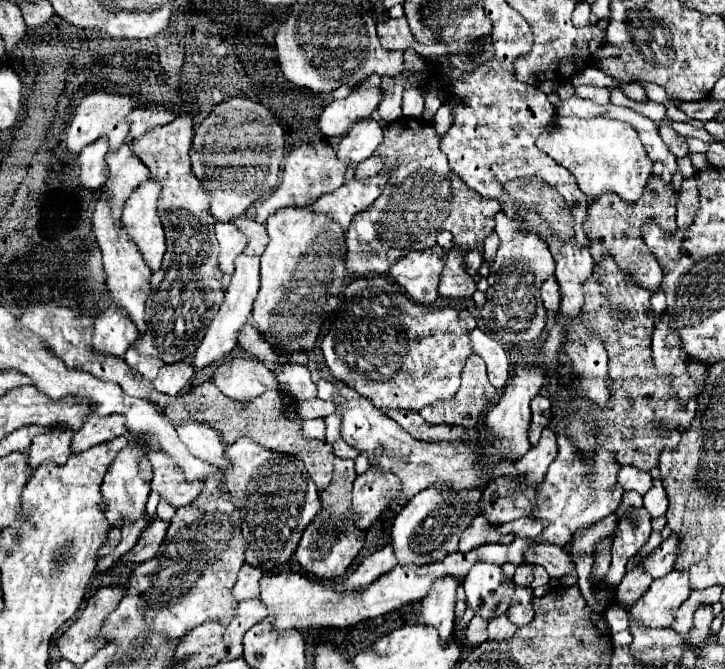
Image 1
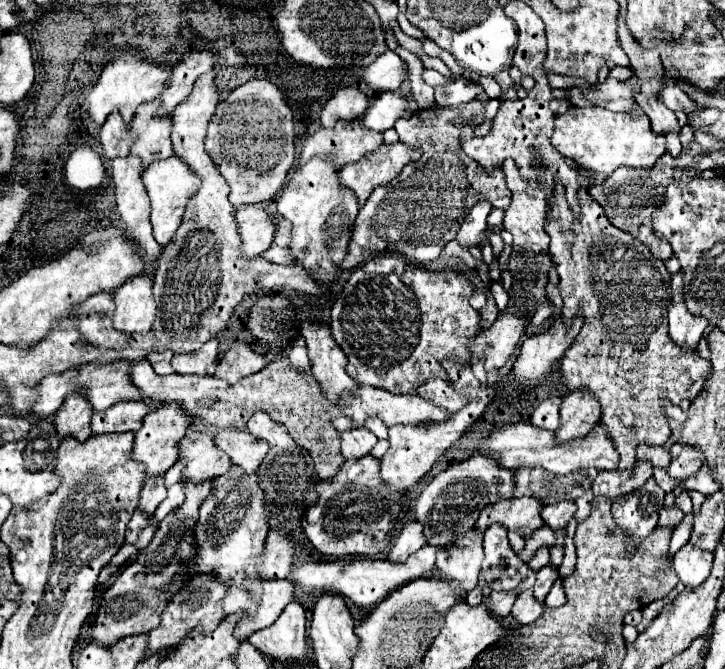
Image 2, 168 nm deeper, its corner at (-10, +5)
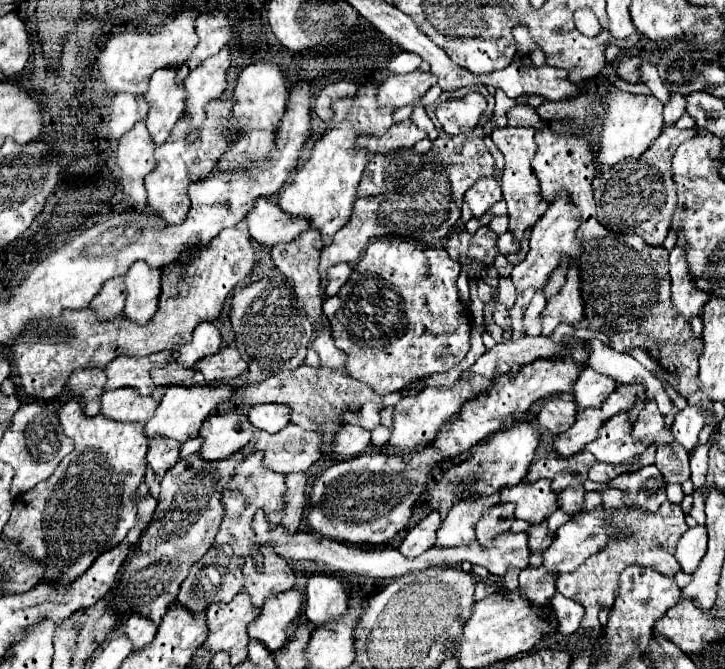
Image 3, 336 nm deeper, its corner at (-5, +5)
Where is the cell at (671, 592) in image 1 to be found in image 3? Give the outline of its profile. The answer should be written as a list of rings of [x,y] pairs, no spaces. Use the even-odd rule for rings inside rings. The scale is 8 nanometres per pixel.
[[[705,526],[689,528],[677,546],[677,560],[683,572],[693,574],[699,562],[703,560],[705,552],[707,552],[707,528]]]

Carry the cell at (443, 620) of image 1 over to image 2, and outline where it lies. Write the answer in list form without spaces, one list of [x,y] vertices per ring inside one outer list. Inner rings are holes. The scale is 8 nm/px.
[[[474,530],[468,532],[468,536],[456,540],[456,544],[440,548],[436,558],[436,570],[438,576],[452,580],[460,588],[460,592],[466,594],[478,584],[482,558],[482,534]]]

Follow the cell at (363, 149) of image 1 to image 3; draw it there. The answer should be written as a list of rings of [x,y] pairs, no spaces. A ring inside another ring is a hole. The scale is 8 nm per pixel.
[[[409,72],[401,76],[389,76],[379,88],[379,104],[383,106],[407,106],[417,102],[433,84],[437,84],[437,76],[431,72]]]

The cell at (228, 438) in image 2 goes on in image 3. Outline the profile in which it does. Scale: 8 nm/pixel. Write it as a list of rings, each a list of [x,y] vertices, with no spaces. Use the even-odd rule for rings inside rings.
[[[289,424],[277,434],[259,432],[253,446],[265,452],[263,464],[275,472],[289,474],[309,470],[321,458],[323,434],[319,430],[305,430]]]

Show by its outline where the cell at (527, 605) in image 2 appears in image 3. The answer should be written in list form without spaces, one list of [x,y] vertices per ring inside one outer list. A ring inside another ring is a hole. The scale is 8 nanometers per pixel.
[[[527,566],[519,574],[519,584],[521,584],[519,588],[529,598],[529,602],[533,606],[545,606],[545,604],[549,604],[549,600],[557,592],[555,580],[557,580],[557,574],[547,572],[547,568],[543,568],[543,566],[537,566],[537,568]]]

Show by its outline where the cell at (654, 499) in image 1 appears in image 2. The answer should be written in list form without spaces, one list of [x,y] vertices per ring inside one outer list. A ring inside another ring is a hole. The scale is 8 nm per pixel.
[[[674,444],[670,448],[672,454],[672,462],[668,466],[668,476],[684,482],[686,478],[694,476],[700,470],[700,452],[696,452],[696,448],[684,448],[680,444]]]

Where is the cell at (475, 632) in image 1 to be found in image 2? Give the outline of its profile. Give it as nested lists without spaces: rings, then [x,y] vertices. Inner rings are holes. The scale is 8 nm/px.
[[[492,592],[486,598],[486,606],[496,618],[506,618],[510,614],[510,608],[512,608],[516,596],[518,596],[516,592]]]

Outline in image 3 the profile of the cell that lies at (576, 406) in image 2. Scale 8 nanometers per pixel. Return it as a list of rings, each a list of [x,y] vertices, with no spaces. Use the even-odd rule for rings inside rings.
[[[585,368],[575,384],[575,402],[579,408],[599,408],[599,404],[603,404],[603,400],[615,390],[617,382],[611,376],[599,374],[593,368]]]

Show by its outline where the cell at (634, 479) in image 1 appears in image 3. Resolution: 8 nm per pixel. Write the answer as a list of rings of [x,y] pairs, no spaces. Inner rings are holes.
[[[647,400],[645,408],[639,412],[635,426],[633,426],[633,436],[635,438],[653,438],[655,444],[667,444],[673,440],[671,430],[665,428],[665,416],[661,416],[655,400]]]

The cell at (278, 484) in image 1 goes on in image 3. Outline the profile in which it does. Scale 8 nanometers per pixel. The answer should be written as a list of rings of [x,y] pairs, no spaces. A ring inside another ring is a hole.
[[[255,404],[249,410],[249,422],[265,432],[279,432],[289,424],[289,406],[287,404]]]

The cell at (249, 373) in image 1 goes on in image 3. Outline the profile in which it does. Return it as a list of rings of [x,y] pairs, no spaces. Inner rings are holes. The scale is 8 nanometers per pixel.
[[[221,348],[217,354],[205,356],[195,364],[195,370],[199,370],[205,378],[205,382],[219,382],[237,378],[247,372],[247,362],[241,358],[237,348]]]

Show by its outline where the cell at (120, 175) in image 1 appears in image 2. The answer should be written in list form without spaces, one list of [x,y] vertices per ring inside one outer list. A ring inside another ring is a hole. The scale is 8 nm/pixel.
[[[160,98],[152,100],[152,104],[142,104],[136,110],[136,116],[130,124],[136,138],[128,154],[140,158],[142,170],[146,170],[156,160],[166,160],[168,156],[172,156],[168,116],[158,120],[154,118],[154,112],[158,106],[160,106]]]

